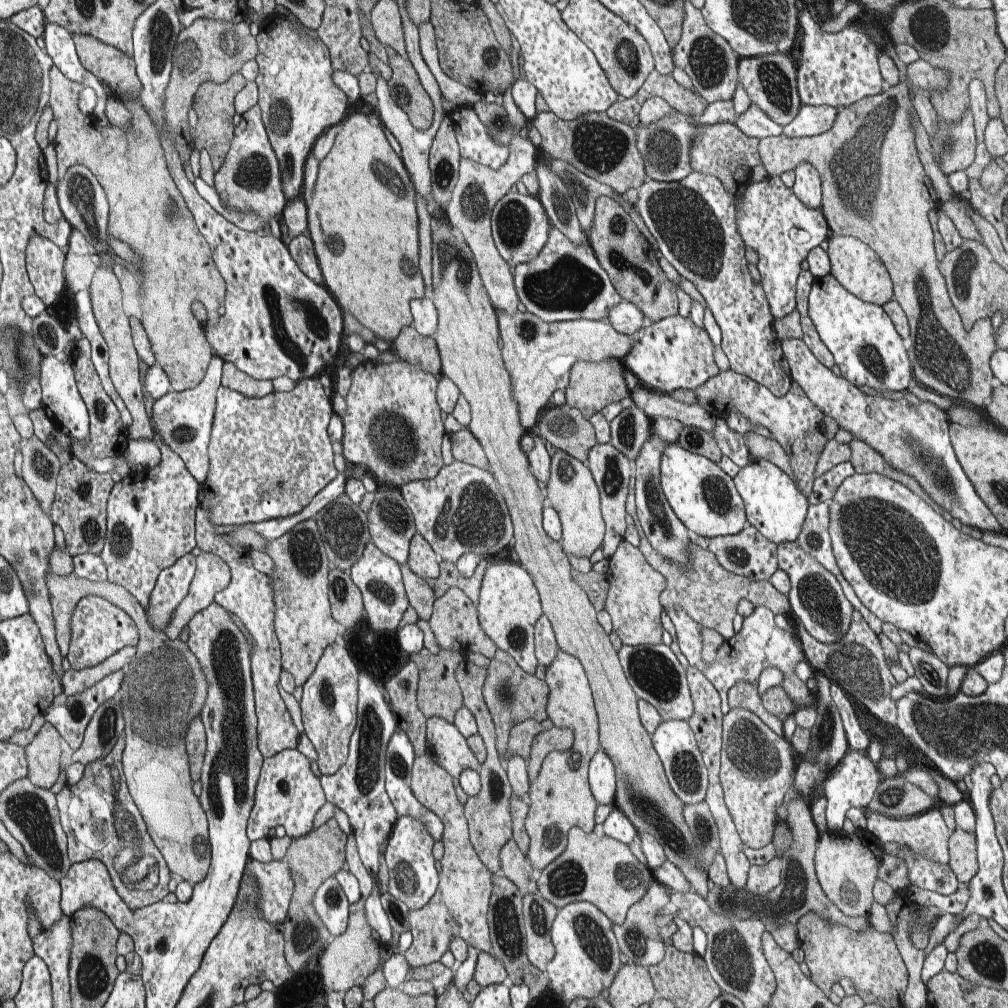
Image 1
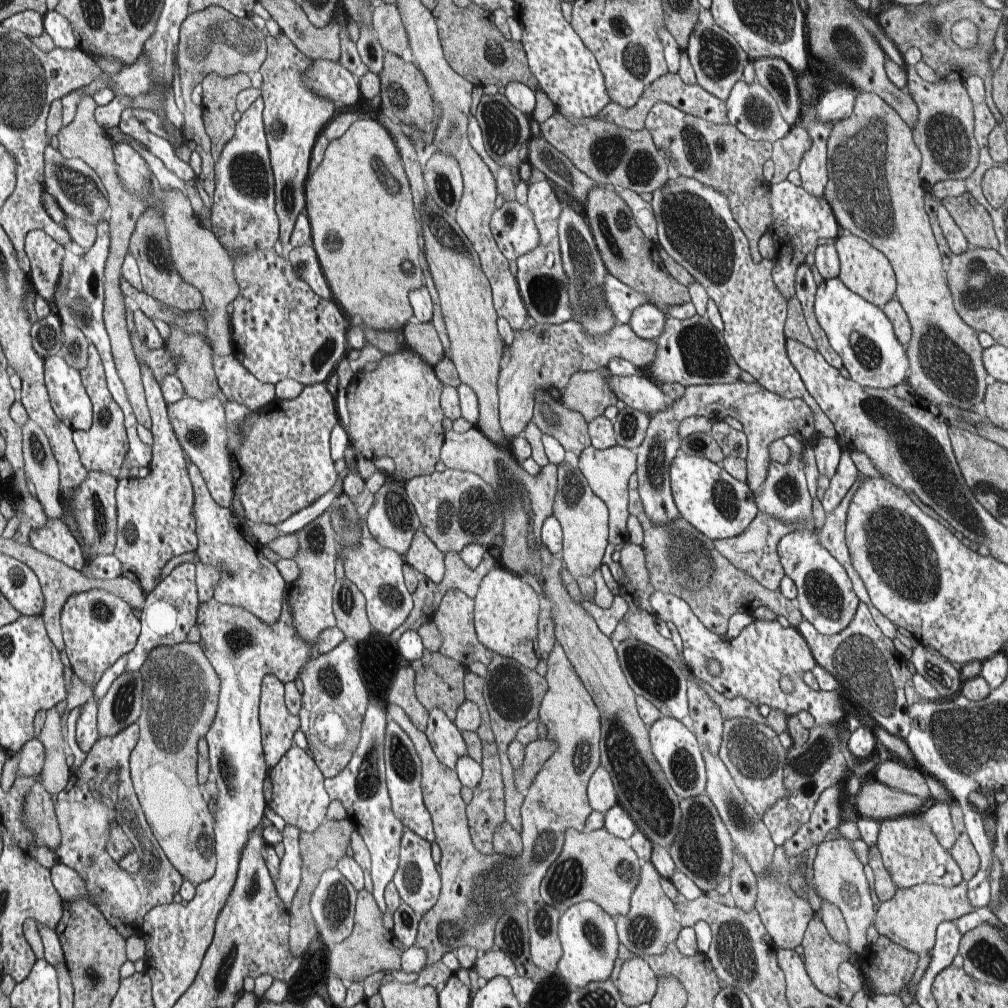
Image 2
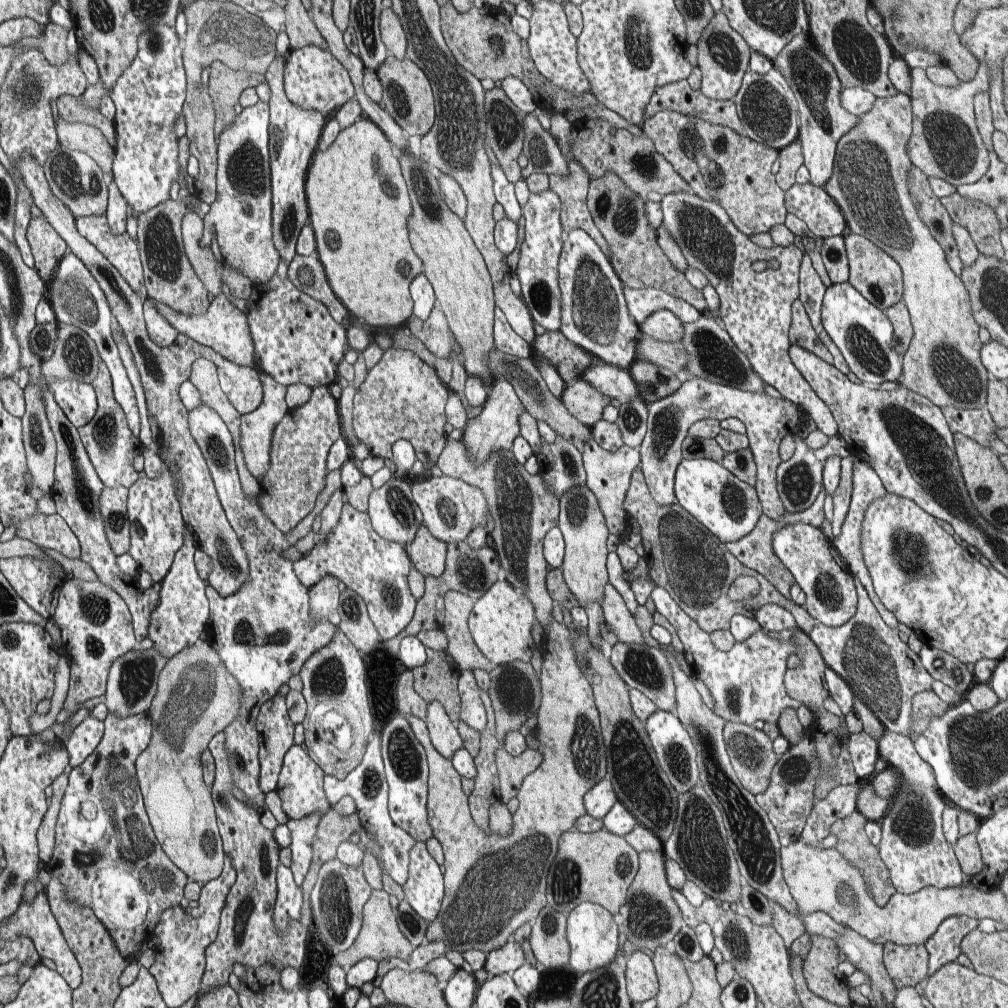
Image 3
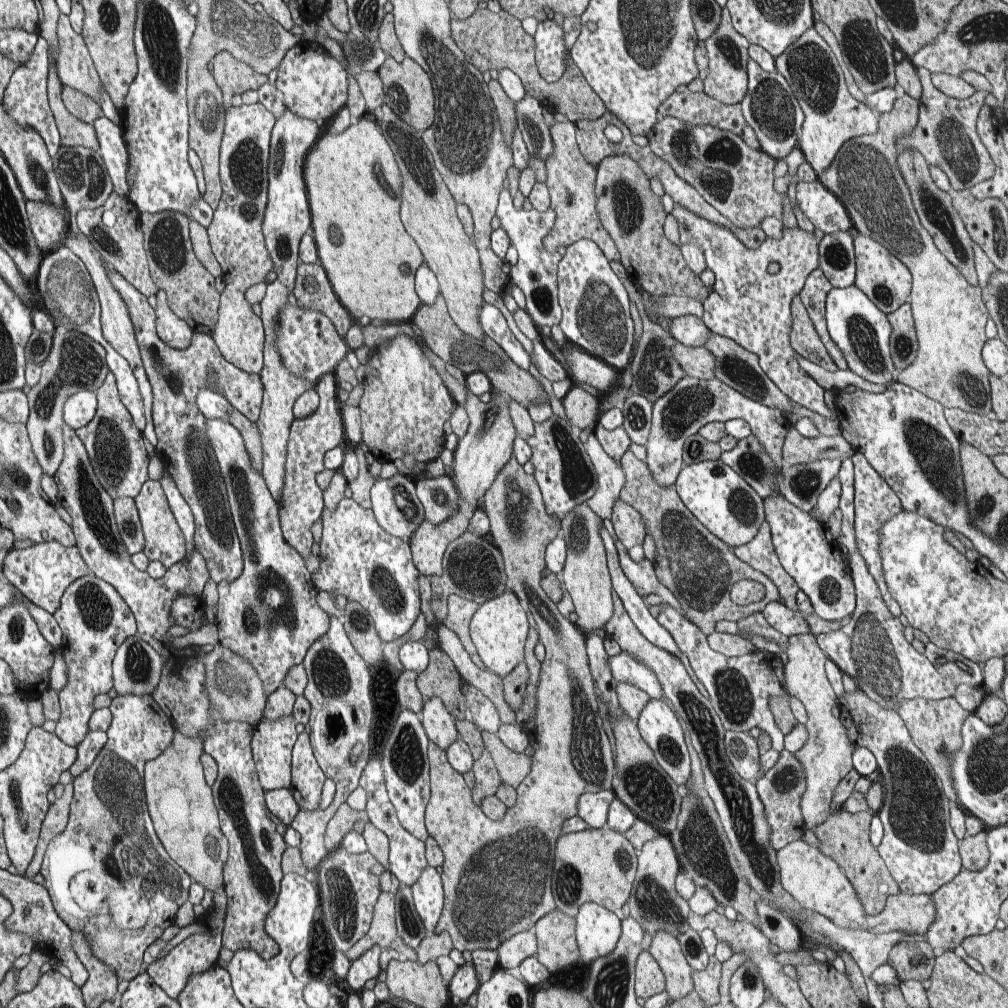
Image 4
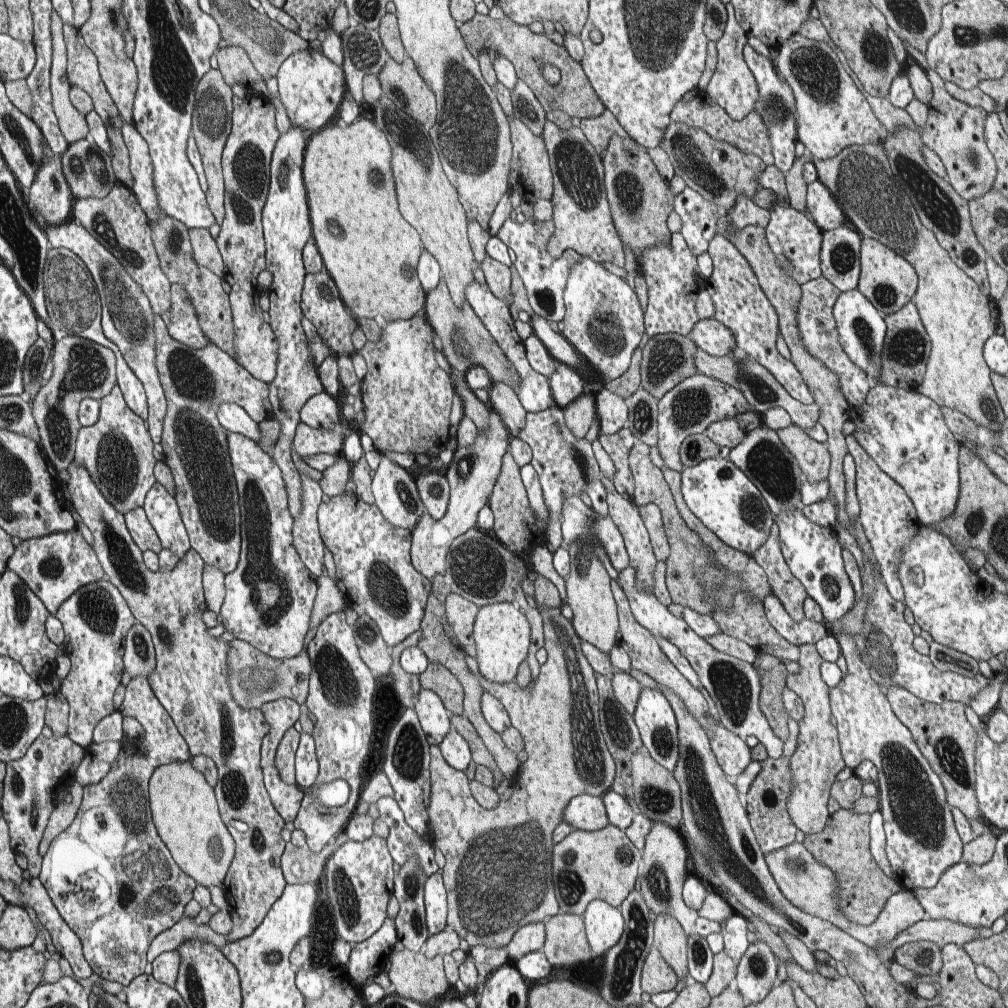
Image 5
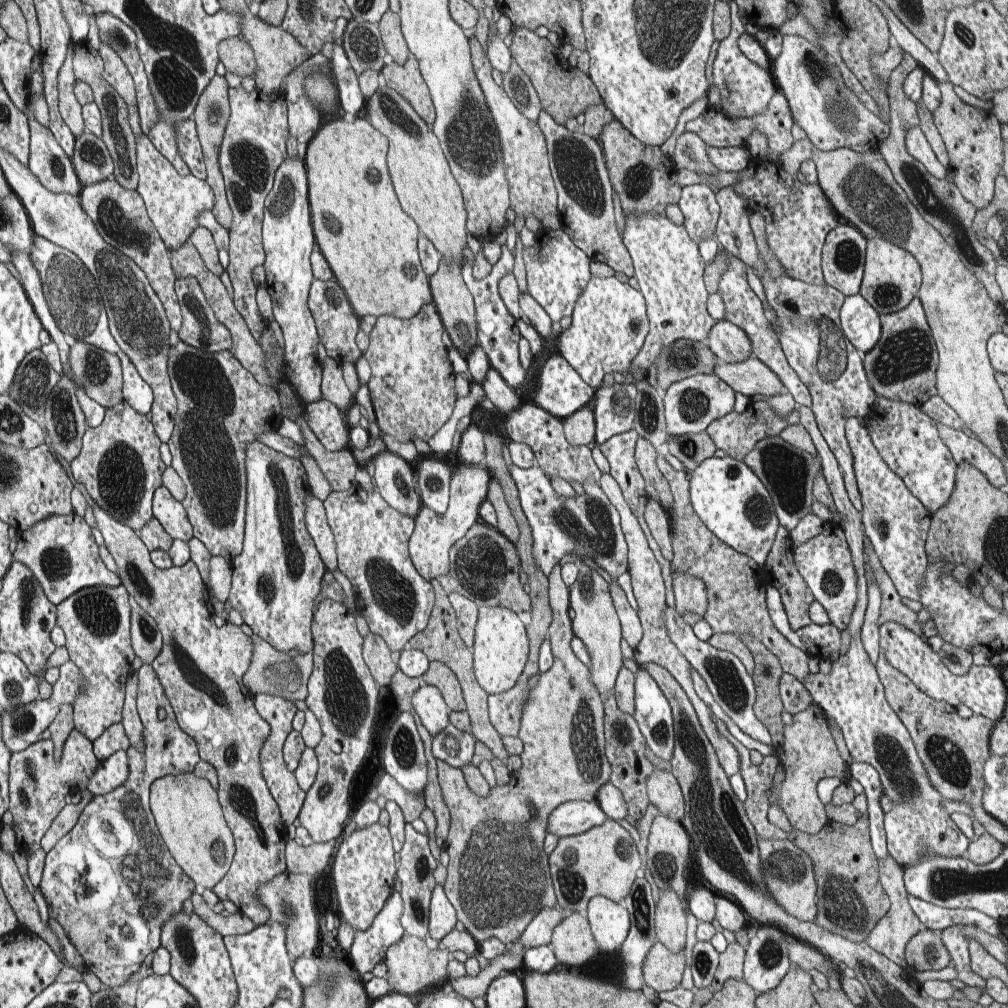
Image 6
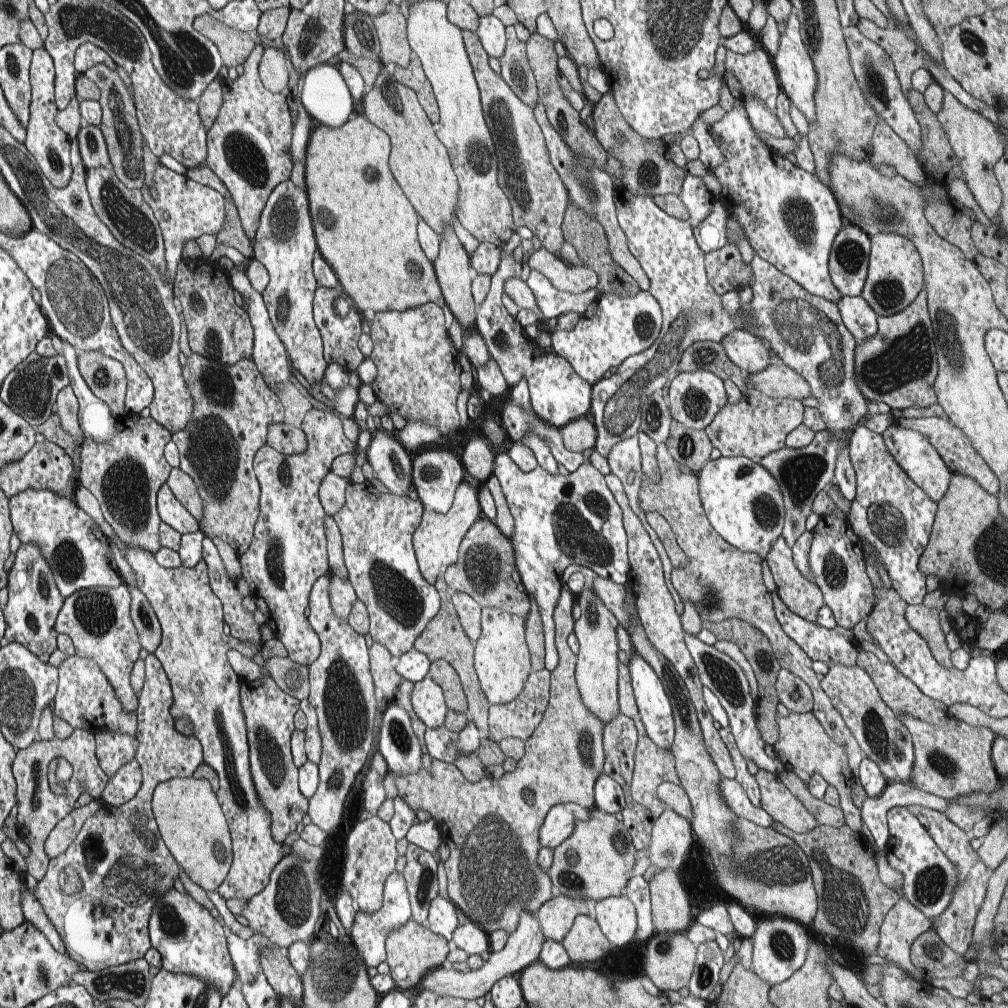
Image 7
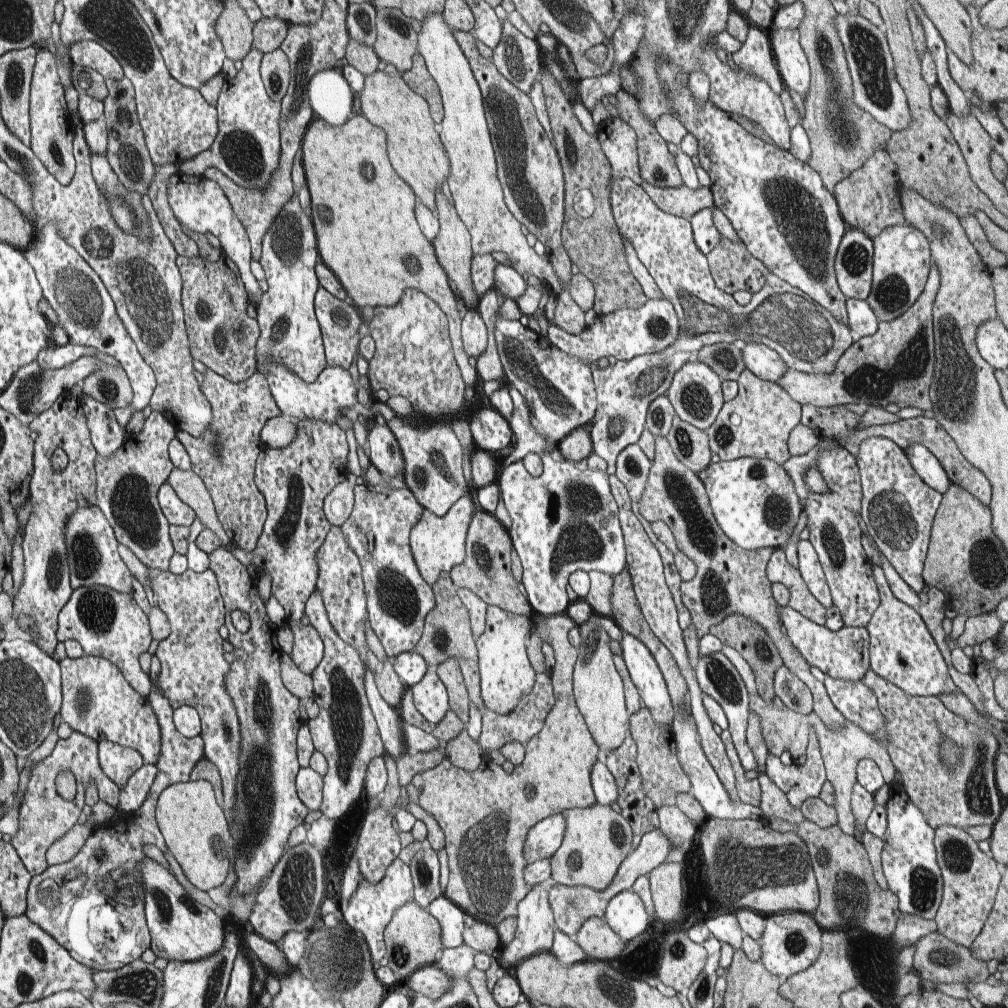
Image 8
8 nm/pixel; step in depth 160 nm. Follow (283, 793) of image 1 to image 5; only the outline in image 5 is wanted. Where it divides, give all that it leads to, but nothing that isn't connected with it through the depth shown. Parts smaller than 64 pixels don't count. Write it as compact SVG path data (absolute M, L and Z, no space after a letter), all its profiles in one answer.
M302 733L298 754L295 756L295 779L302 788L310 788L319 776L319 757L311 734Z

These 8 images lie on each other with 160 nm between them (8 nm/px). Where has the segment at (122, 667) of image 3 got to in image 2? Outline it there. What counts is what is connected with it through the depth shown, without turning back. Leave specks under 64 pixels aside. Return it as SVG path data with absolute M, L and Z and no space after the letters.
M128 669L112 682L105 696L99 700L97 729L99 738L103 736L117 735L122 729L136 723L143 712L142 708L142 669L133 671Z

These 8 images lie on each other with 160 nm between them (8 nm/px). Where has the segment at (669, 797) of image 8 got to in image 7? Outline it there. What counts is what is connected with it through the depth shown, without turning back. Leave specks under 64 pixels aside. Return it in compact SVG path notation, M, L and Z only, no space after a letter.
M638 716L634 719L634 723L638 732L638 741L631 796L636 803L649 811L652 820L656 820L662 812L668 809L666 804L656 796L656 788L662 782L679 784L680 780L671 750L662 750L653 744Z

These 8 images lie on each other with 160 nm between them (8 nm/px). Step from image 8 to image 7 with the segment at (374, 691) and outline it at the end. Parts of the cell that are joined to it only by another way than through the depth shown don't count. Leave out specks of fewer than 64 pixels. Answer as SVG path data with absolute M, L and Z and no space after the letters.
M394 702L389 703L388 708L381 714L378 751L384 757L388 771L399 776L412 776L422 768L422 750L412 729L410 716L404 708L398 707Z

